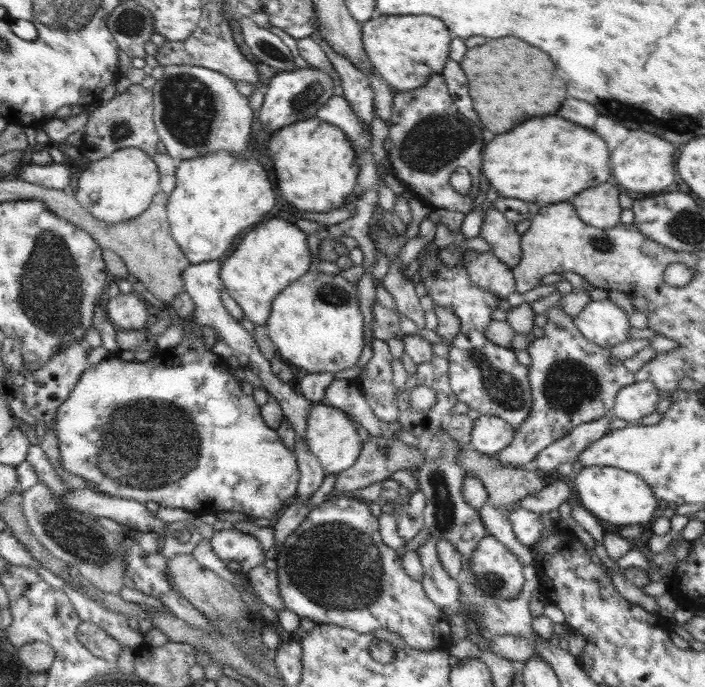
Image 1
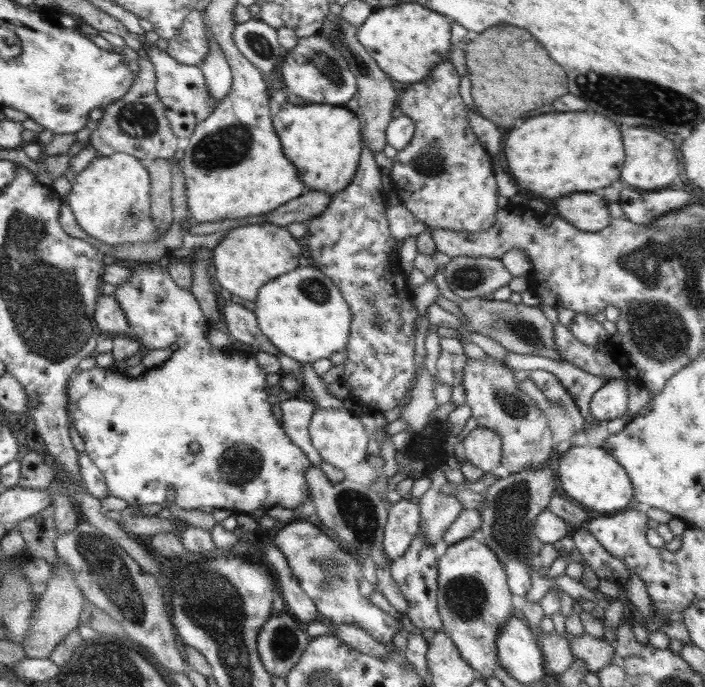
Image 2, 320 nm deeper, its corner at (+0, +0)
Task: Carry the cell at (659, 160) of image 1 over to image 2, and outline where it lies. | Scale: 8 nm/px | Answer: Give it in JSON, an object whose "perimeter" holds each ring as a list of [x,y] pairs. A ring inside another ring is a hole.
{"perimeter":[[[622,126],[620,132],[624,138],[624,148],[626,148],[626,164],[622,170],[622,180],[626,184],[642,188],[642,190],[656,190],[674,182],[680,168],[678,168],[672,140],[656,134],[654,130],[646,130],[640,126]]]}

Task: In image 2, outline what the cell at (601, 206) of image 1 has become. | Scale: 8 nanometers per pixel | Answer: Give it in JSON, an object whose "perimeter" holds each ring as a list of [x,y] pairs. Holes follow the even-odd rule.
{"perimeter":[[[568,194],[556,202],[555,214],[579,230],[598,232],[611,222],[608,204],[596,194]]]}

